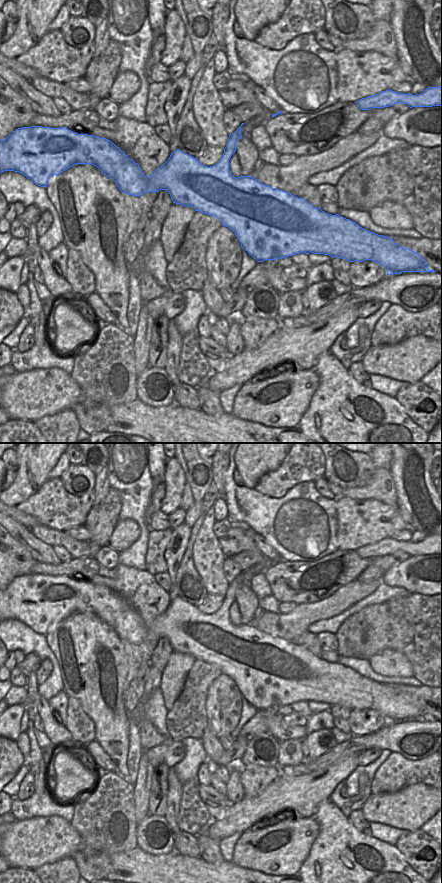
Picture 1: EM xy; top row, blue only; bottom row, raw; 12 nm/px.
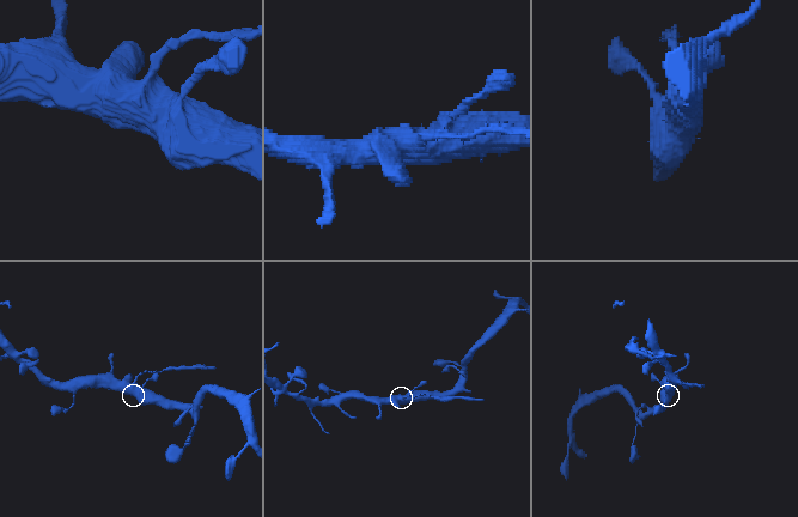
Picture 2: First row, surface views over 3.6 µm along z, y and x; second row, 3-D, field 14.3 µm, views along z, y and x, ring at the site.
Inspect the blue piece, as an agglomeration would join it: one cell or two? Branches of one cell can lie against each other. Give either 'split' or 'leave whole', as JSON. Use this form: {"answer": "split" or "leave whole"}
{"answer": "split"}

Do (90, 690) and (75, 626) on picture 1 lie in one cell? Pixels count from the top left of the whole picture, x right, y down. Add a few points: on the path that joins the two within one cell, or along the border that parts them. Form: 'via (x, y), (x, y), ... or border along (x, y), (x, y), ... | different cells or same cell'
via (90, 674), (90, 653), (82, 642) | same cell

